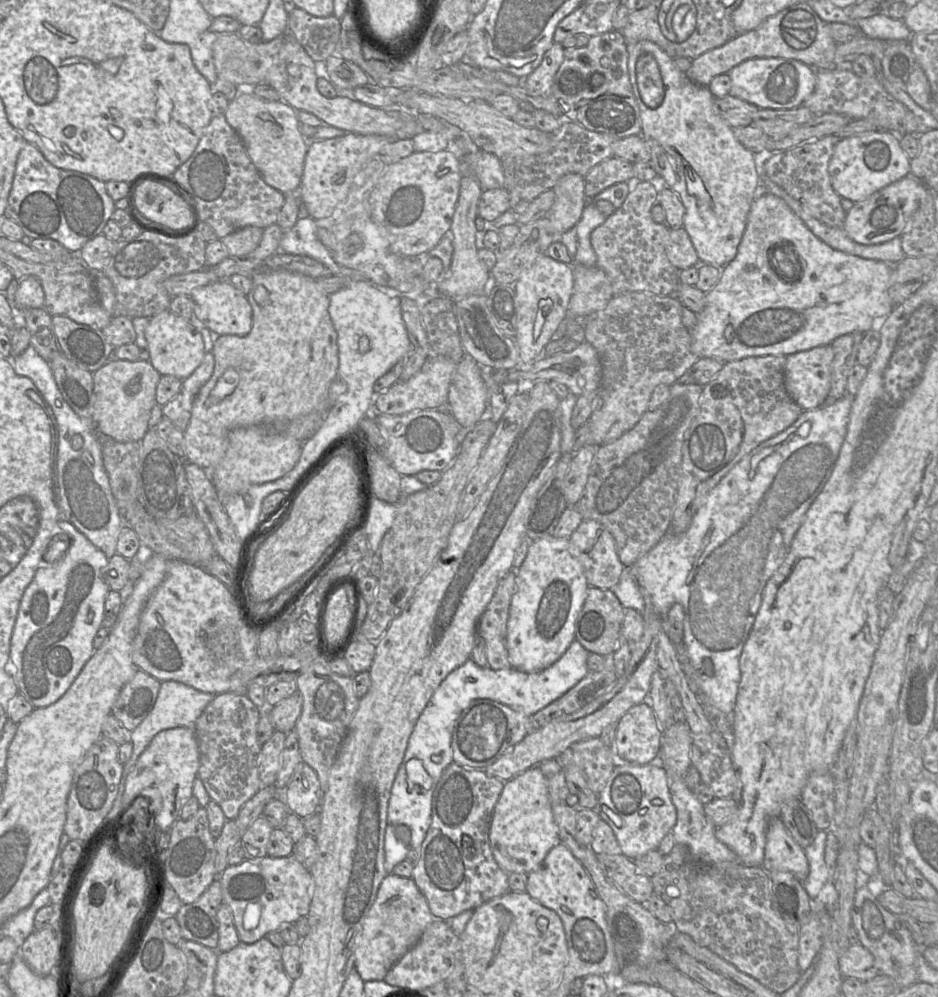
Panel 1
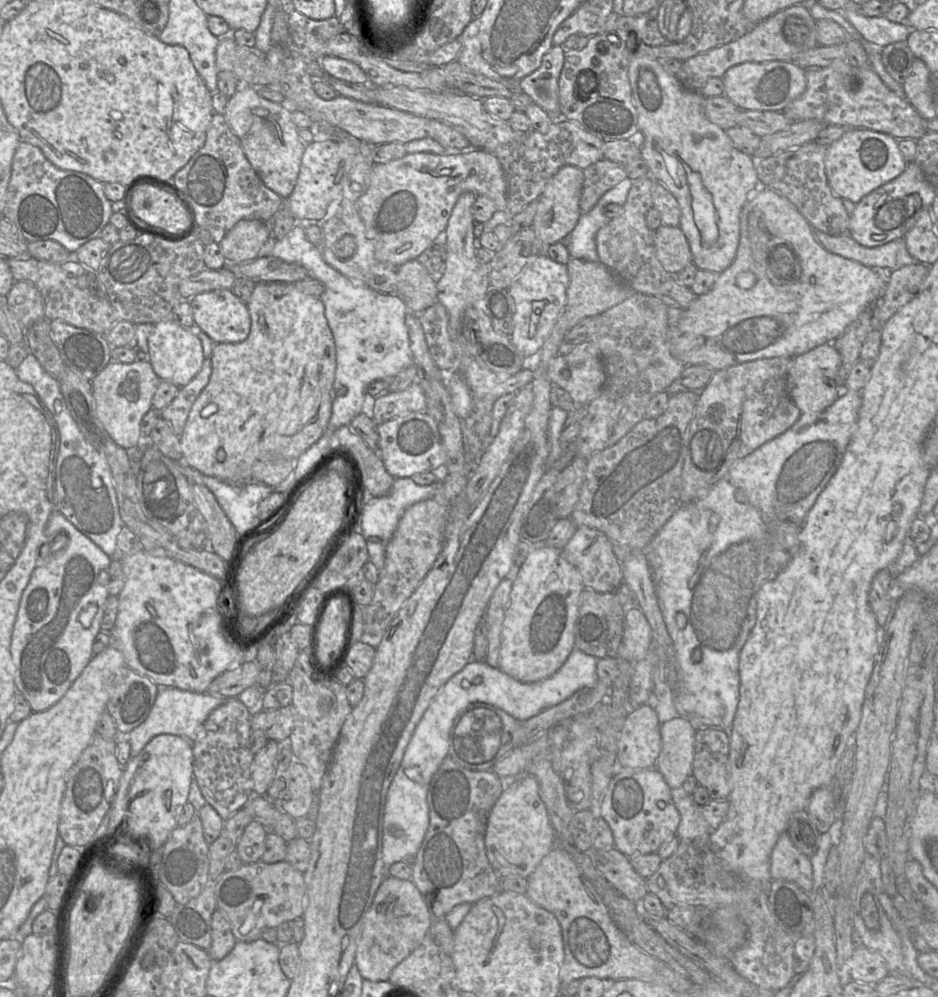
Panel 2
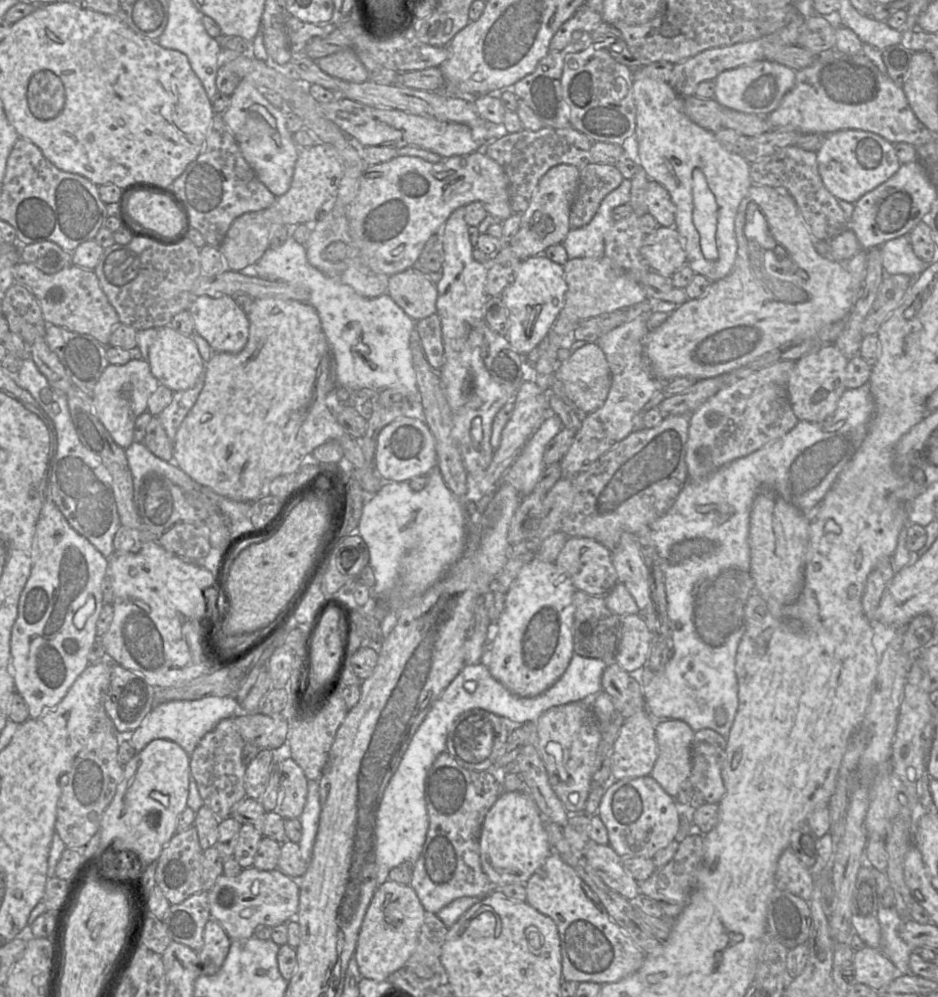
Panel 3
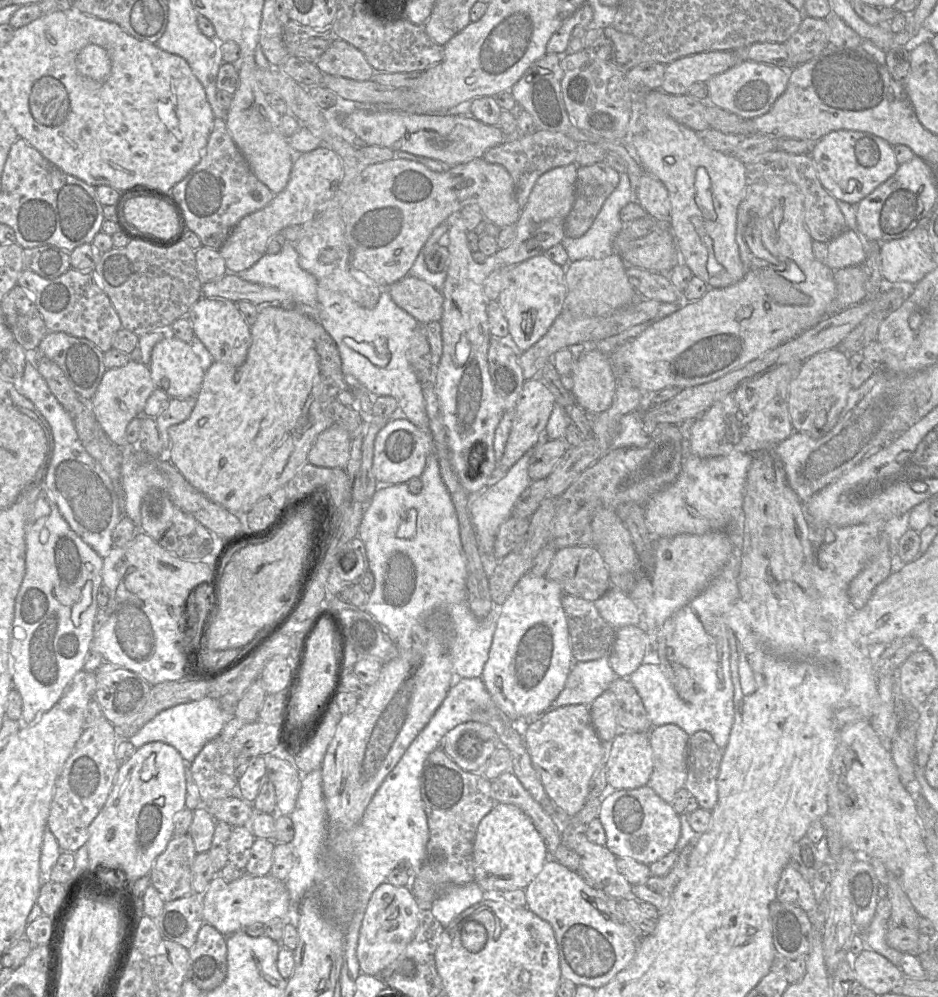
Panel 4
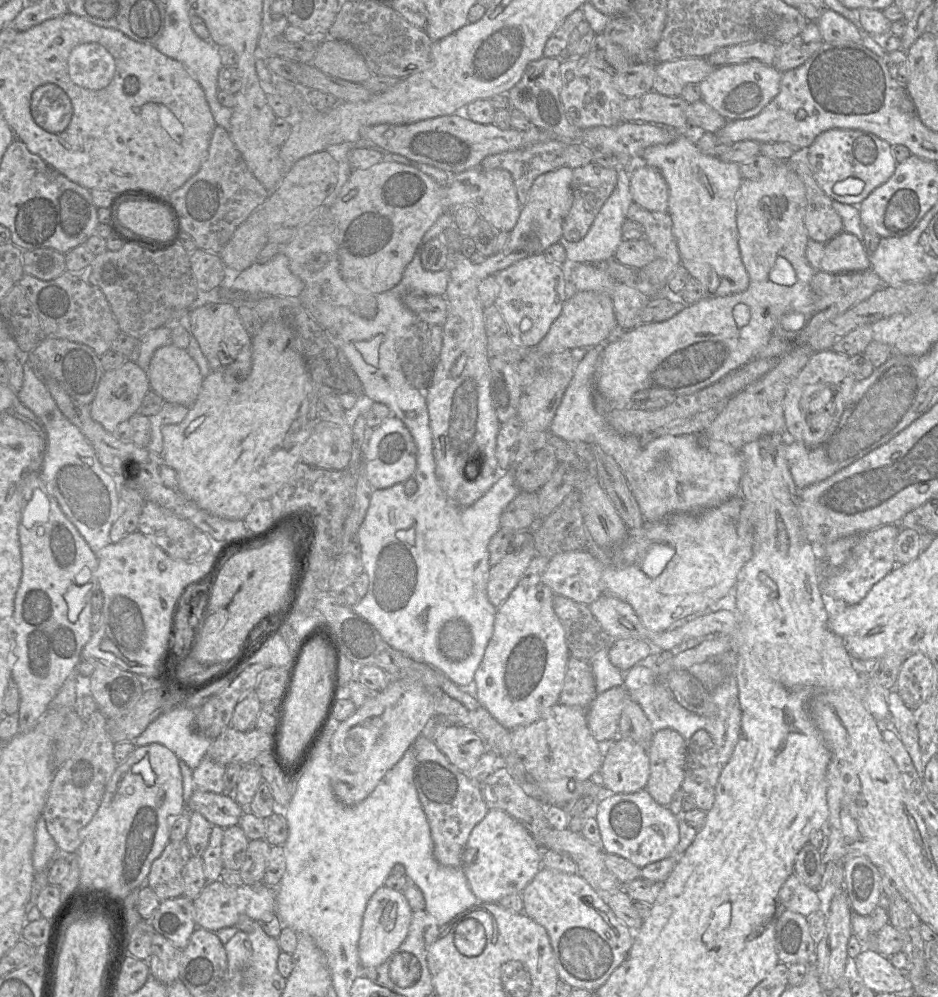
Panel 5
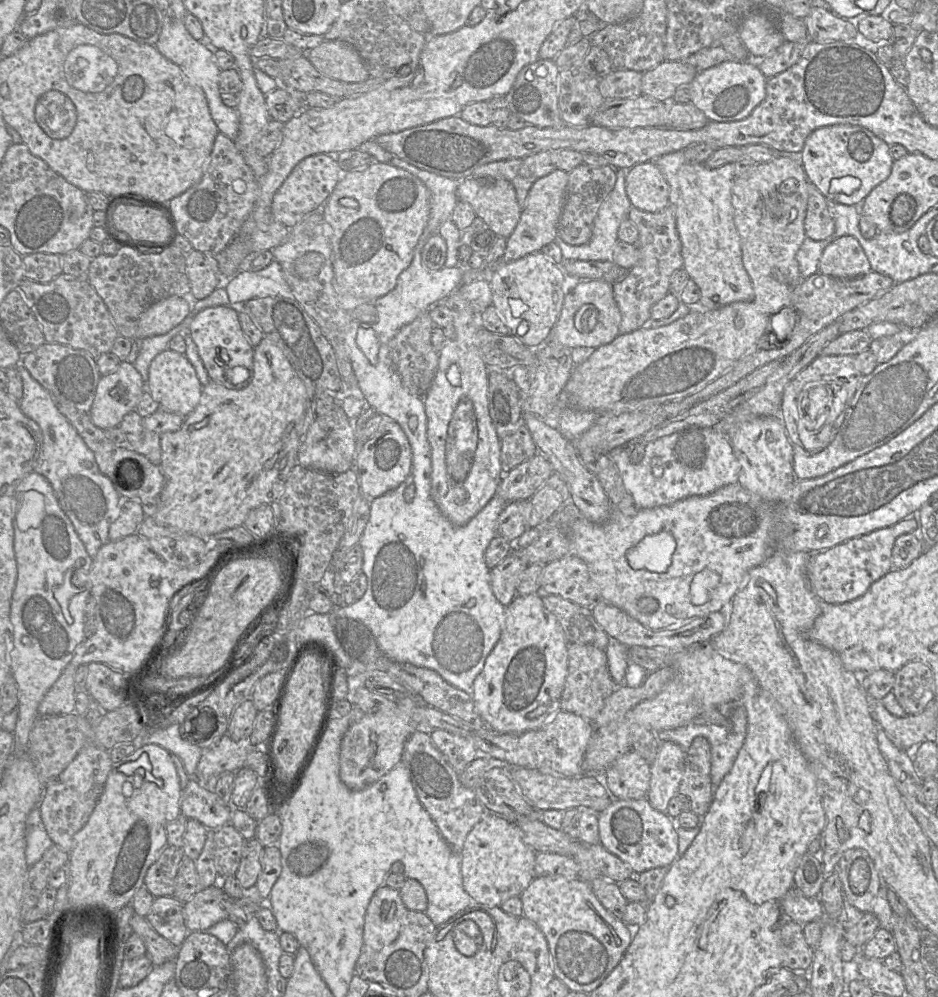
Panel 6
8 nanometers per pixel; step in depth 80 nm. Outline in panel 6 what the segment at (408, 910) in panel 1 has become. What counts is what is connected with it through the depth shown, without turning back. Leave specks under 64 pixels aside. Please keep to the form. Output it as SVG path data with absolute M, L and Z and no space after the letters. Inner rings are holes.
M387 885L379 887L371 898L365 915L365 948L379 951L394 942L400 933L406 911L399 890Z

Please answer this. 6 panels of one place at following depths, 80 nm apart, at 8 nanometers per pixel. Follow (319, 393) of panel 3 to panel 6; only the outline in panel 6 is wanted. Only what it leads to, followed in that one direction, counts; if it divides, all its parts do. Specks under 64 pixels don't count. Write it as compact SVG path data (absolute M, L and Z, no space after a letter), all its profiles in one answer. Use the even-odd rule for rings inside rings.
M264 336L261 342L254 347L253 360L252 377L248 385L241 389L229 389L210 380L207 385L203 386L198 405L192 413L185 417L182 427L175 432L161 434L161 463L159 467L165 478L165 483L158 496L157 504L145 508L145 517L152 516L155 522L161 526L174 527L206 540L217 533L243 525L246 517L253 509L261 505L271 504L279 499L290 471L297 464L298 451L305 439L305 435L302 435L302 425L307 406L307 390L281 349L267 337Z

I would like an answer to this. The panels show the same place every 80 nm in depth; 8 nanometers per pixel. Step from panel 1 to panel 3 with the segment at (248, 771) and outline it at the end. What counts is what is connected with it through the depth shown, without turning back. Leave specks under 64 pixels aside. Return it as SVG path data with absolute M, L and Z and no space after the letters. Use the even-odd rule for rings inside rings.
M225 718L201 738L190 756L190 772L196 780L203 803L219 820L230 817L232 807L246 797L247 767L241 759L245 743L236 729L233 718Z

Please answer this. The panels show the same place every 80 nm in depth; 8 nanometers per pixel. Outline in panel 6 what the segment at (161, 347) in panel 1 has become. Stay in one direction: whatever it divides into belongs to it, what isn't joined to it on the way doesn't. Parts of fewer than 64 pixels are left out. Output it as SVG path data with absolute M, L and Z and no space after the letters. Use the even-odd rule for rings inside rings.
M168 348L152 360L149 366L147 391L160 405L160 409L186 417L198 405L202 389L203 386L195 369L185 354L180 354Z

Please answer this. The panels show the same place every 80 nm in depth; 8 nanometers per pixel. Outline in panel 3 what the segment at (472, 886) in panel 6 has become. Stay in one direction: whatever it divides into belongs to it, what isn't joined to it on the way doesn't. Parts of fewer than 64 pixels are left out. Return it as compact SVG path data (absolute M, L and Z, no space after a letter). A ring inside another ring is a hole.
M502 792L486 814L479 839L480 862L494 887L526 884L551 854L543 815L528 793Z

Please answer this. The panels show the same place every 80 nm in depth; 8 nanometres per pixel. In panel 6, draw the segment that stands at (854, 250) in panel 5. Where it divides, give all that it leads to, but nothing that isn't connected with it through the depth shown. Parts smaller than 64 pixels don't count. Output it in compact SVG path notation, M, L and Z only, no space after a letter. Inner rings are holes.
M853 236L833 240L823 251L819 272L837 278L856 278L871 271L869 260Z

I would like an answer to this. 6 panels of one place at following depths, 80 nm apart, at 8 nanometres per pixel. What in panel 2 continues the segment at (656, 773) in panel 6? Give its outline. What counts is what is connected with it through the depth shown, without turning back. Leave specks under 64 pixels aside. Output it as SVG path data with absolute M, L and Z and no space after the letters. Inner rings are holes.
M682 717L673 718L660 726L661 751L656 760L655 768L662 774L671 789L679 788L684 780L692 774L694 743L696 730L690 722Z

